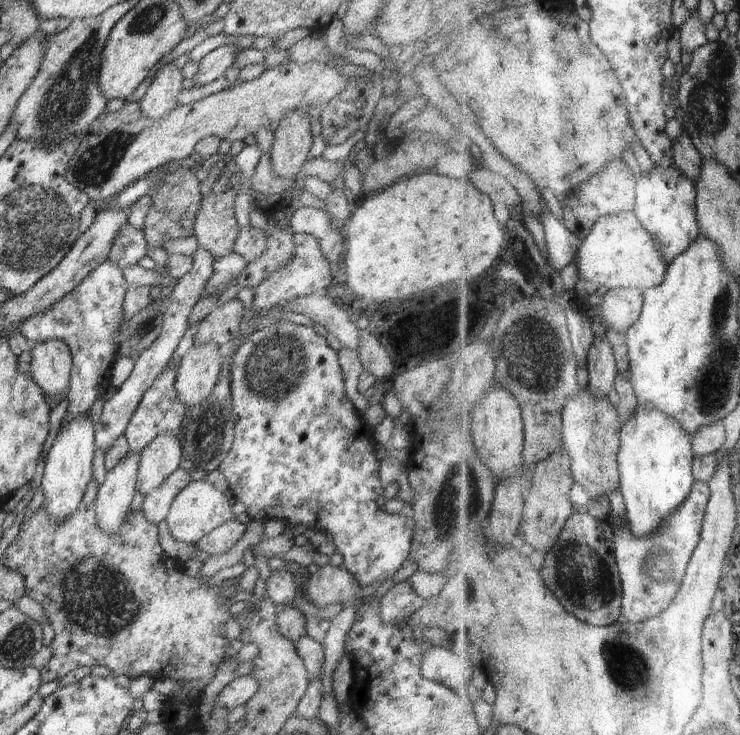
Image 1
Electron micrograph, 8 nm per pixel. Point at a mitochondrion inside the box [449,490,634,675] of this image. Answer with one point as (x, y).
(584, 579)

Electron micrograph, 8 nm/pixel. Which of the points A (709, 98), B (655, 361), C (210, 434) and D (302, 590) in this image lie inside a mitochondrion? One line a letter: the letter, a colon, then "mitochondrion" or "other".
A: mitochondrion
B: other
C: mitochondrion
D: other

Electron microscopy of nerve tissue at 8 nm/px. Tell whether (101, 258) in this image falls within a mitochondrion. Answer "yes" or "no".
no

